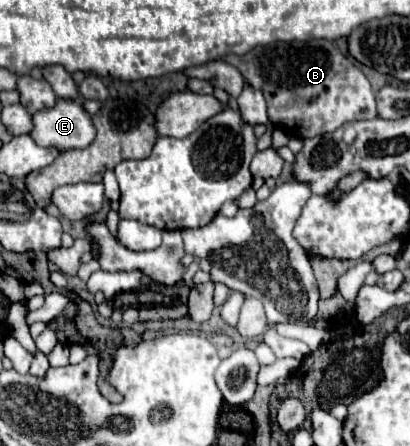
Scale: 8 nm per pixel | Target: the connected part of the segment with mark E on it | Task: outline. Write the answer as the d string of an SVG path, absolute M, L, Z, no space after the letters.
M59 98L51 110L39 110L33 114L31 138L39 146L53 146L65 152L87 148L95 138L95 128L81 100Z

